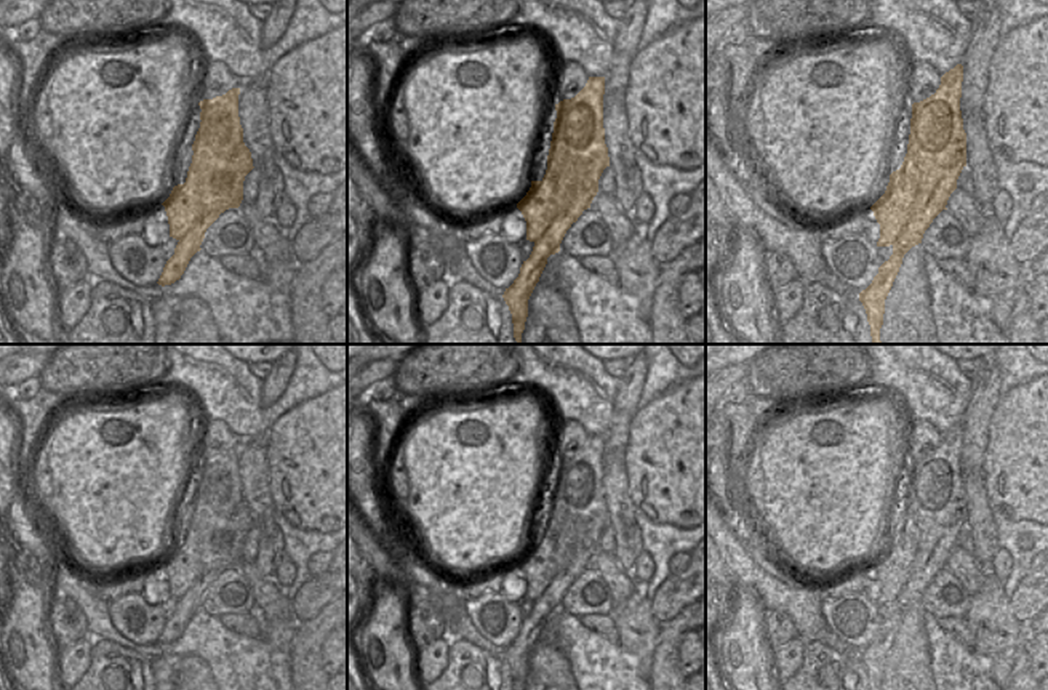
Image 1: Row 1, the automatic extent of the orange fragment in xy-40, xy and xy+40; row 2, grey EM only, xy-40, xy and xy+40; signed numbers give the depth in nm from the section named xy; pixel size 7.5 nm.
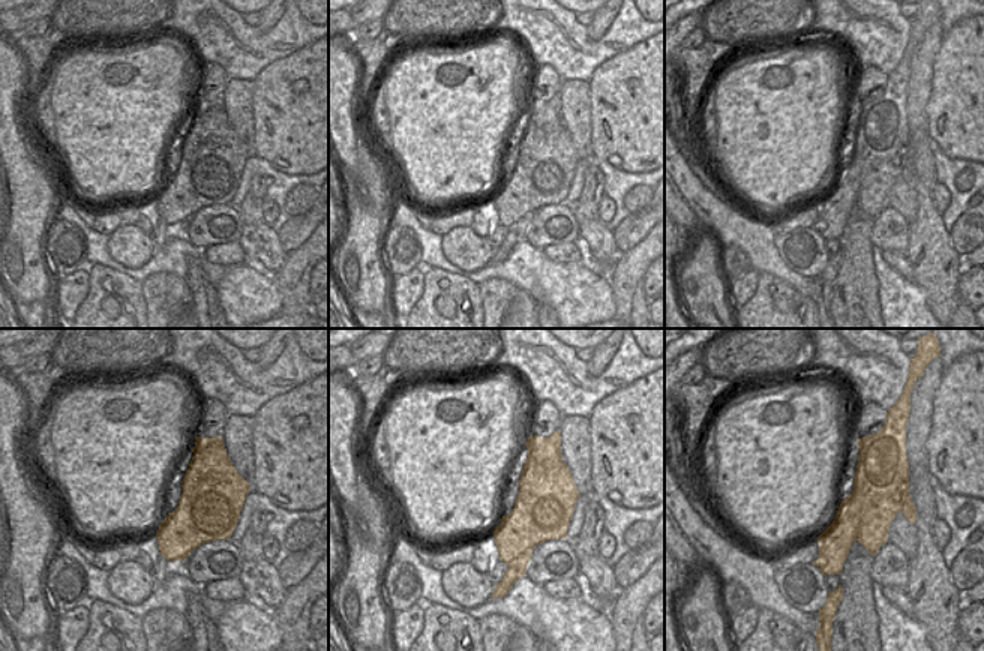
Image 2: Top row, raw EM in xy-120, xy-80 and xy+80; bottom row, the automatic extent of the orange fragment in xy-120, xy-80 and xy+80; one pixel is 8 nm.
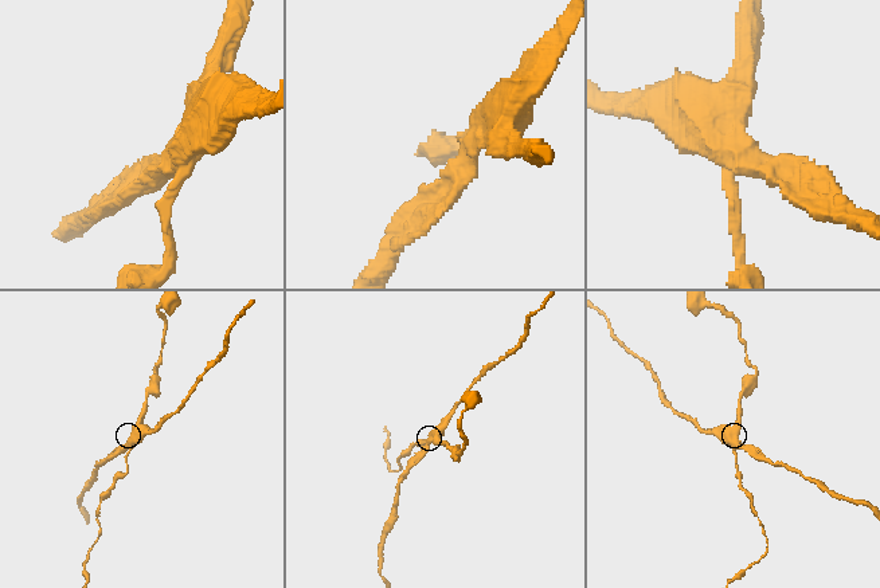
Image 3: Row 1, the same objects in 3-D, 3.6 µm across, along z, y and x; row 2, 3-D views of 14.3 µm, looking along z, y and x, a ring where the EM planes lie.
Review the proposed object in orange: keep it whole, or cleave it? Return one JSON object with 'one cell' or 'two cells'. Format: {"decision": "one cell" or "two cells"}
{"decision": "two cells"}

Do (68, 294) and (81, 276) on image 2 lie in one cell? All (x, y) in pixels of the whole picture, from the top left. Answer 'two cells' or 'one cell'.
one cell

